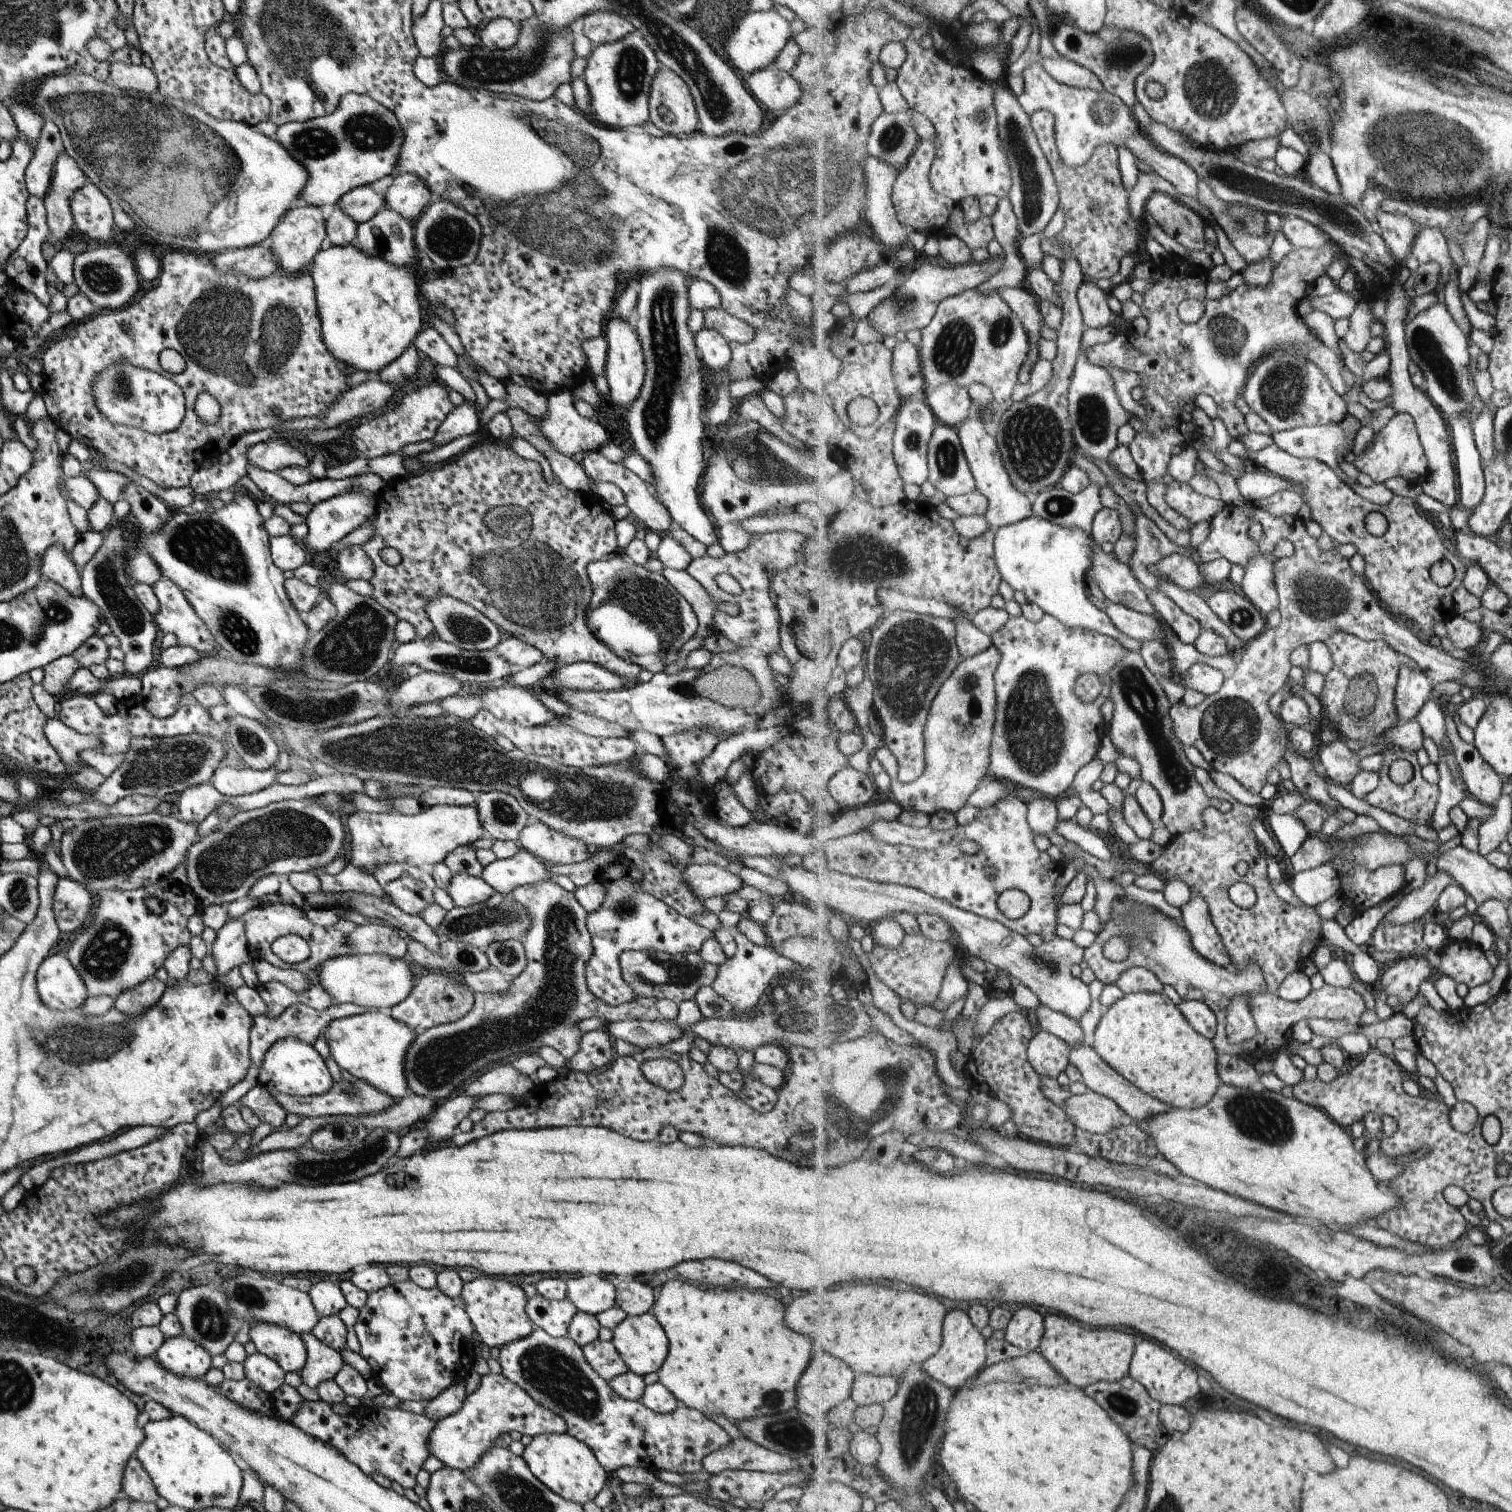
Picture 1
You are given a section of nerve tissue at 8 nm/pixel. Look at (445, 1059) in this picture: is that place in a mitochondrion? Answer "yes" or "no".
yes

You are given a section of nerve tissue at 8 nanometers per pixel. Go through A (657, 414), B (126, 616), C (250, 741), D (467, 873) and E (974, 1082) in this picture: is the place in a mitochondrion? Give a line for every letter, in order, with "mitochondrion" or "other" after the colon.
A: mitochondrion
B: mitochondrion
C: mitochondrion
D: other
E: other

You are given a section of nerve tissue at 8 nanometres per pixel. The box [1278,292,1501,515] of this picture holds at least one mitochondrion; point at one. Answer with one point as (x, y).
(1423, 341)

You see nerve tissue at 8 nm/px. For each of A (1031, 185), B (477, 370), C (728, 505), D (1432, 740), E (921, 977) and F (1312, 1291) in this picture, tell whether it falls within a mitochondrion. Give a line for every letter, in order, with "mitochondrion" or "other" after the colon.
A: mitochondrion
B: other
C: other
D: other
E: other
F: other

